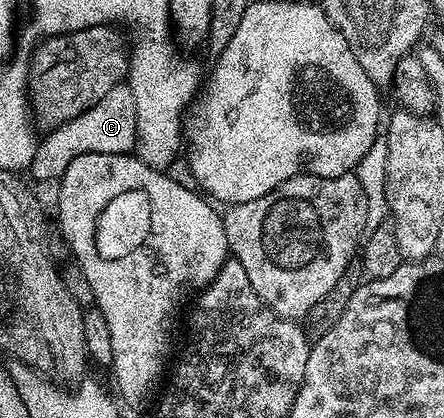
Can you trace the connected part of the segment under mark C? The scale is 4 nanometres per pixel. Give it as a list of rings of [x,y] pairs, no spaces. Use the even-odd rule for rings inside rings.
[[[127,83],[116,86],[91,109],[59,127],[52,128],[46,135],[46,139],[44,136],[44,139],[38,142],[29,168],[29,174],[37,181],[60,180],[70,162],[85,153],[130,154],[136,148],[137,142],[135,95]]]

